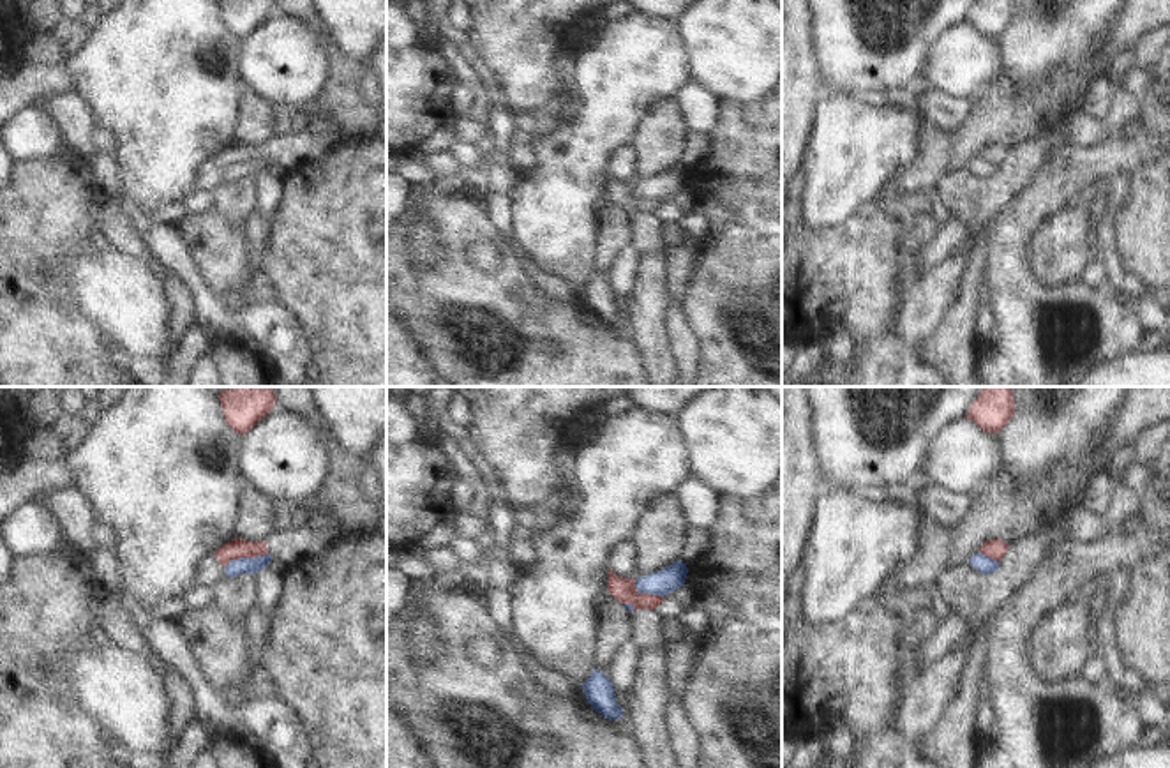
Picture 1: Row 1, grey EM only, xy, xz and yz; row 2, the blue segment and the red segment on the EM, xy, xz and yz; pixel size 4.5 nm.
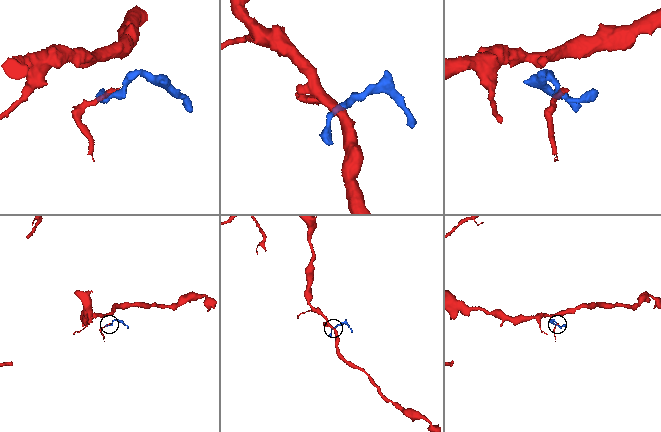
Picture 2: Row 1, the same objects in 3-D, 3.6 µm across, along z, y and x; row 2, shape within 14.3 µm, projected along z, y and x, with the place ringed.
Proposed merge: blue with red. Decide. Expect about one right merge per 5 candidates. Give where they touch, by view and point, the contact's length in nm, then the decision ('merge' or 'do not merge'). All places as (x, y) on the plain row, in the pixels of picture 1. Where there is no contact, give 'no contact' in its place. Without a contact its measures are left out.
xy (246, 163) | 220 nm | do not merge

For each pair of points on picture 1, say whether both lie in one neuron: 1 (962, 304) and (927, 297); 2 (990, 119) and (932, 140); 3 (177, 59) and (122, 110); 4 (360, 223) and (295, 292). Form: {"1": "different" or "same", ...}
{"1": "different", "2": "same", "3": "same", "4": "same"}

